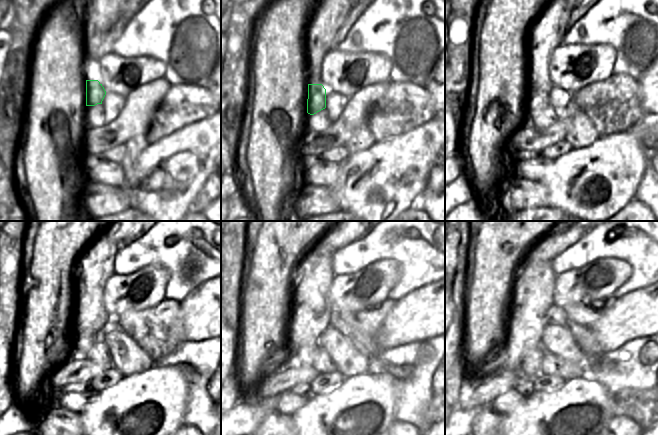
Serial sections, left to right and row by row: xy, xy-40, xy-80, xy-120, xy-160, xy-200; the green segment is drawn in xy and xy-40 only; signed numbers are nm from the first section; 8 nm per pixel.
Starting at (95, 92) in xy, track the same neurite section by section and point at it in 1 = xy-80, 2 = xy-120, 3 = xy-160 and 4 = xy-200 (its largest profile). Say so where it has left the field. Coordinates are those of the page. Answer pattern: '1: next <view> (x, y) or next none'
1: next xy-80 (537, 102)
2: next xy-120 (81, 346)
3: next xy-160 (305, 355)
4: next xy-200 (530, 367)

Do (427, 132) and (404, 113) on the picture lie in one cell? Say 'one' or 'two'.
two

